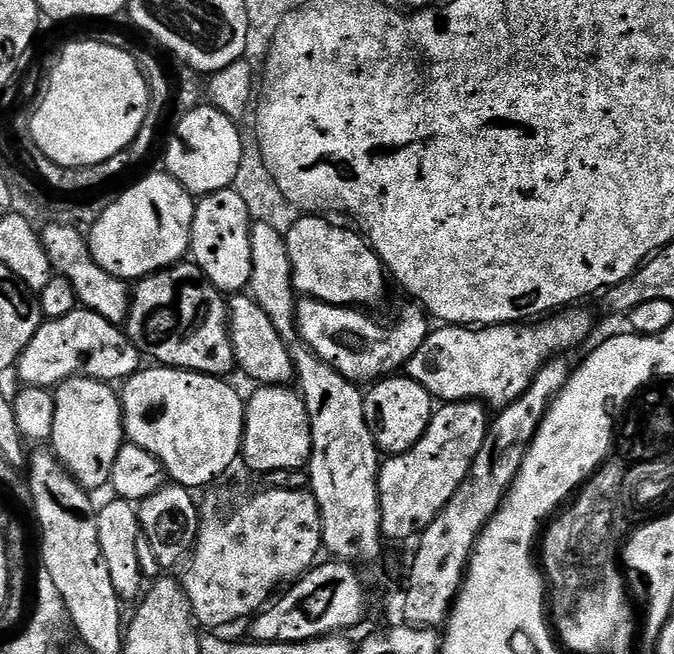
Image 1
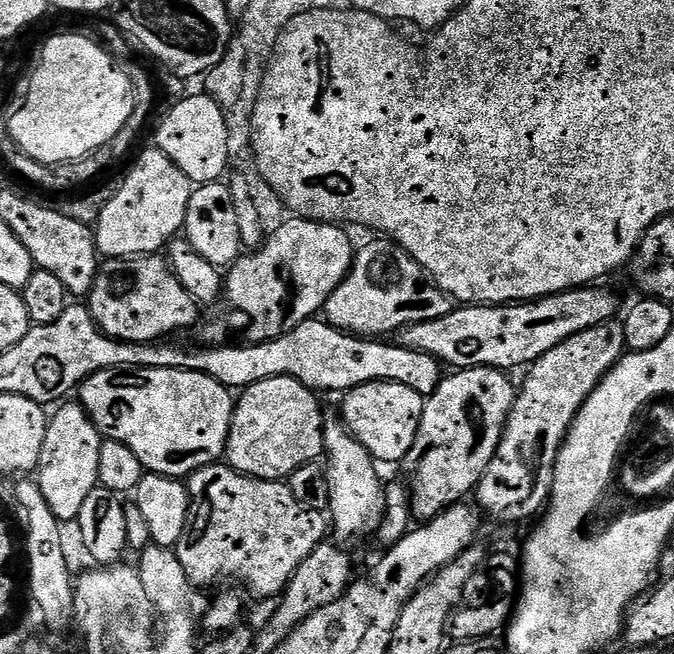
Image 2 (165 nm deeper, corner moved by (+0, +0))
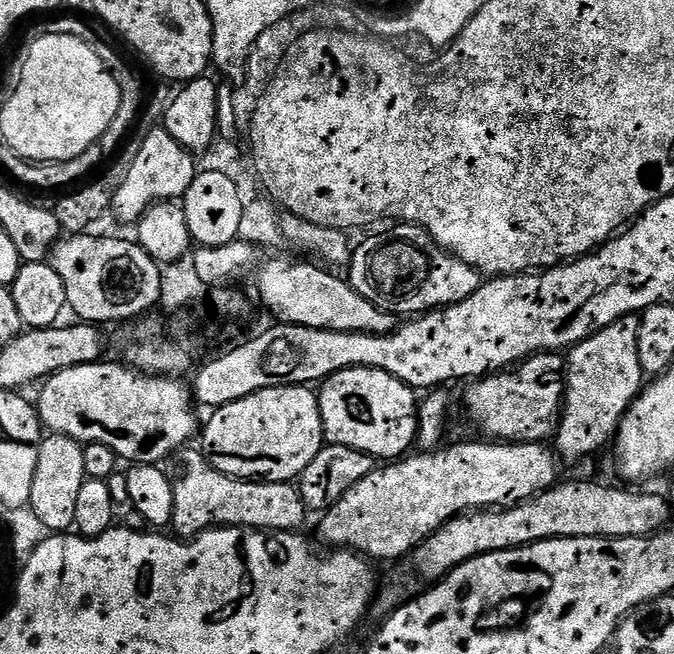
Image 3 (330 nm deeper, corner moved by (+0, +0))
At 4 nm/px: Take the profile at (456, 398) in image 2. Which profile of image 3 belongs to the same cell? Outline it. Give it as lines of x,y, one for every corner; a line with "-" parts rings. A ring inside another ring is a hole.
549,350
546,352
541,352
535,356
528,357
527,360
523,361
515,369
516,376
511,376
511,371
504,370
499,374
489,374
483,378
477,379
475,382
469,383
467,385
468,393
464,396
464,404
468,407
468,412
473,416
474,419
477,420
478,423
484,427
485,437
491,438
496,442
515,442
517,444
539,444
541,442
547,441
548,439
555,433
556,426
560,422
560,413
562,411
562,405
564,403
564,385
566,383
566,360
563,355
557,354
555,351

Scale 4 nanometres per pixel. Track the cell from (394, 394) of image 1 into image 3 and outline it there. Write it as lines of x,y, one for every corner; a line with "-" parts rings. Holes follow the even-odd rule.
347,368
336,372
318,388
320,413
324,423
324,438
329,444
341,444
384,462
403,457
411,444
418,440
418,396
408,385
394,378
389,372
377,368

